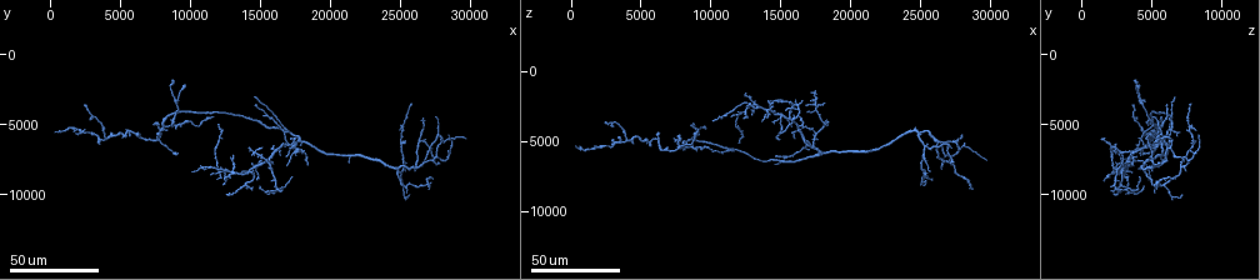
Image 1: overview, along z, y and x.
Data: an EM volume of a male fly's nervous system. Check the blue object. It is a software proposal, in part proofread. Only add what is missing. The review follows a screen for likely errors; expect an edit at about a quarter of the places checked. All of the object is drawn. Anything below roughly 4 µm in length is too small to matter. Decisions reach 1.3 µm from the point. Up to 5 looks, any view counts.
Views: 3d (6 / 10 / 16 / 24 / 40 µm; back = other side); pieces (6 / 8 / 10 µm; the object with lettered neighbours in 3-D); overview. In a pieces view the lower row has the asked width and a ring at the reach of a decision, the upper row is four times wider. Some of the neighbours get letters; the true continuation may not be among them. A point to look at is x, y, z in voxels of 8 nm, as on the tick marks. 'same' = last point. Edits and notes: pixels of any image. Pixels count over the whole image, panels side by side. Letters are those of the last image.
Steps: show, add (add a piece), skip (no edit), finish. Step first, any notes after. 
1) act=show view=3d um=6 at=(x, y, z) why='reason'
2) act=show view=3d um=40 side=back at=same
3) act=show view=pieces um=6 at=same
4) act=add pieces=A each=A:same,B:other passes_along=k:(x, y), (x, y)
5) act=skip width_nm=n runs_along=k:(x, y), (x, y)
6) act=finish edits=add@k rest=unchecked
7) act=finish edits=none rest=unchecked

act=show view=3d um=24 at=(2600, 3800, 3600) why='branch stops here'

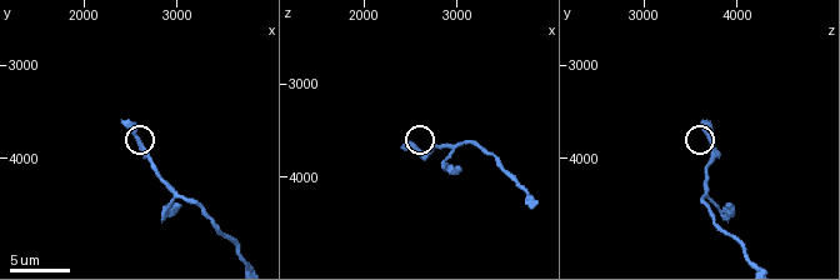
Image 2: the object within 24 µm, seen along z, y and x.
act=show view=pieces um=10 at=(2450, 3650, 3650)

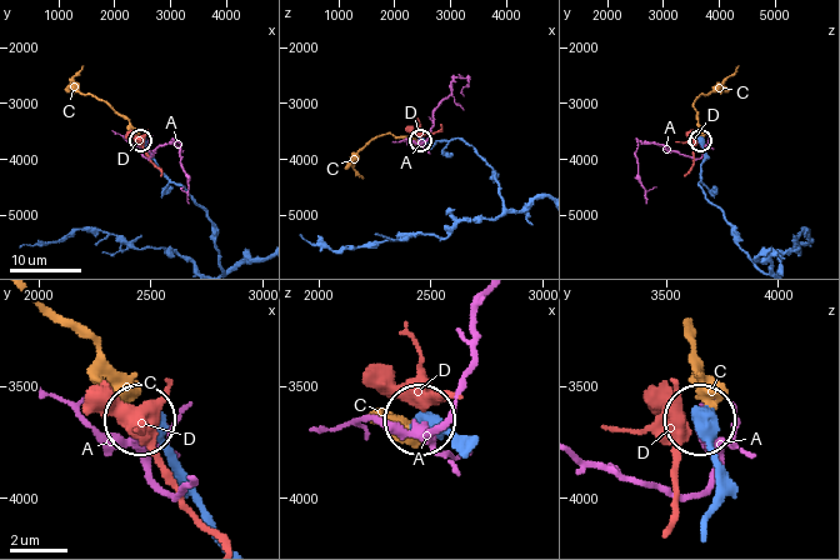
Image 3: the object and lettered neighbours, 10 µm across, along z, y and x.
act=add pieces=C width_nm=510 each=A:other,C:same,D:other passes_along=3:(433, 144), (374, 138), (354, 166), (363, 176) found='the neuron continues'

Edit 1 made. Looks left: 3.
act=show view=overview why='redraw'

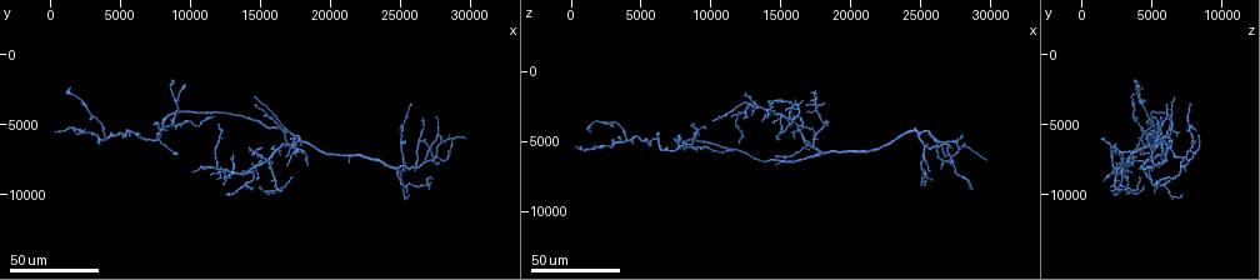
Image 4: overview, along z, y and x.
act=show view=3d um=40 at=(12400, 9200, 3200) why='free end'

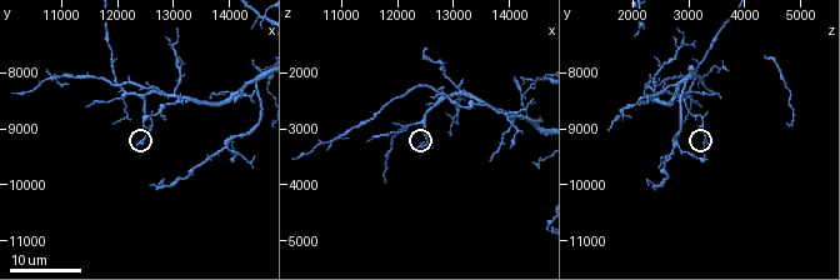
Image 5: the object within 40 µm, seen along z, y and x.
act=show view=pieces um=8 at=(12350, 9300, 3350)

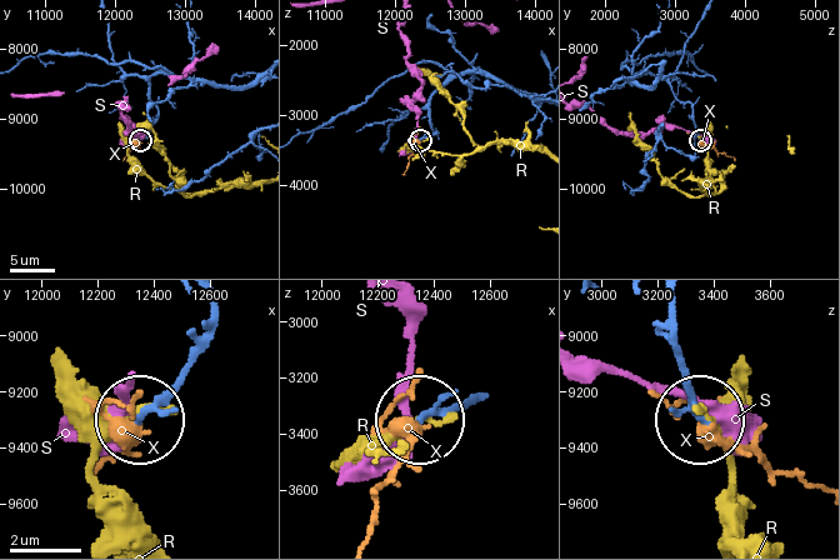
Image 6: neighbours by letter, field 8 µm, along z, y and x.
act=add pieces=X width_nm=170 each=R:other,S:other,X:same found='the neuron continues'

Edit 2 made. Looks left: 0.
act=finish edits=add@3,add@6 rest=unchecked

